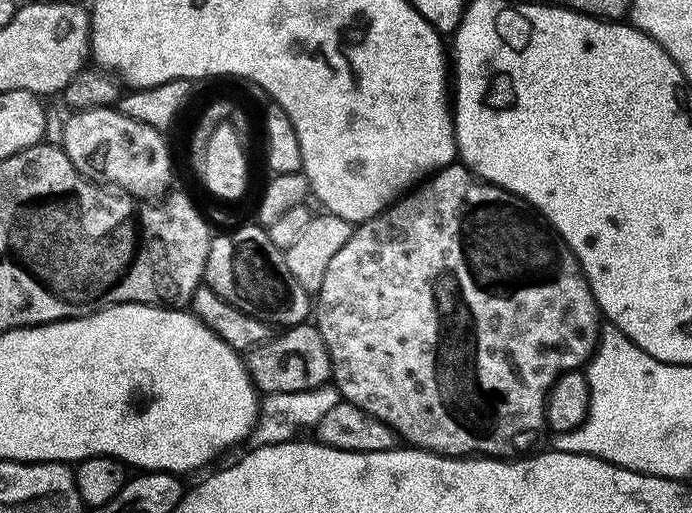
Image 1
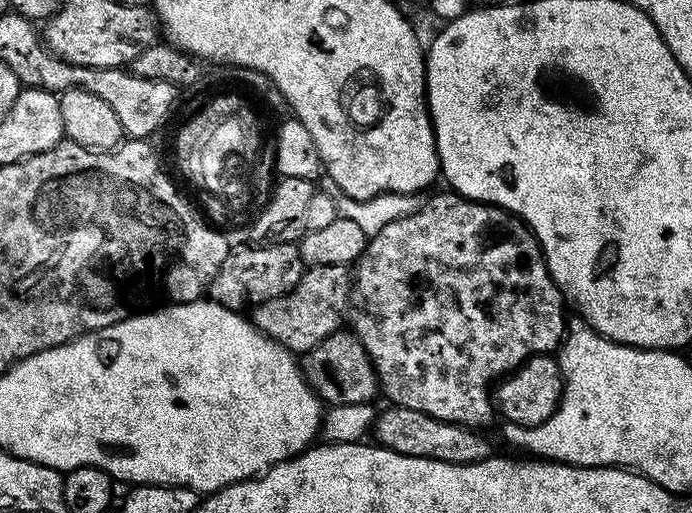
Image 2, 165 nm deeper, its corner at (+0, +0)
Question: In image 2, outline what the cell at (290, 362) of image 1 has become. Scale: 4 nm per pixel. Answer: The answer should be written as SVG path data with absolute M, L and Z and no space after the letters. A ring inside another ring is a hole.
M341 330L322 338L318 346L314 346L299 357L298 363L304 380L325 405L372 404L375 396L378 396L378 381L374 366L362 342L351 330Z

